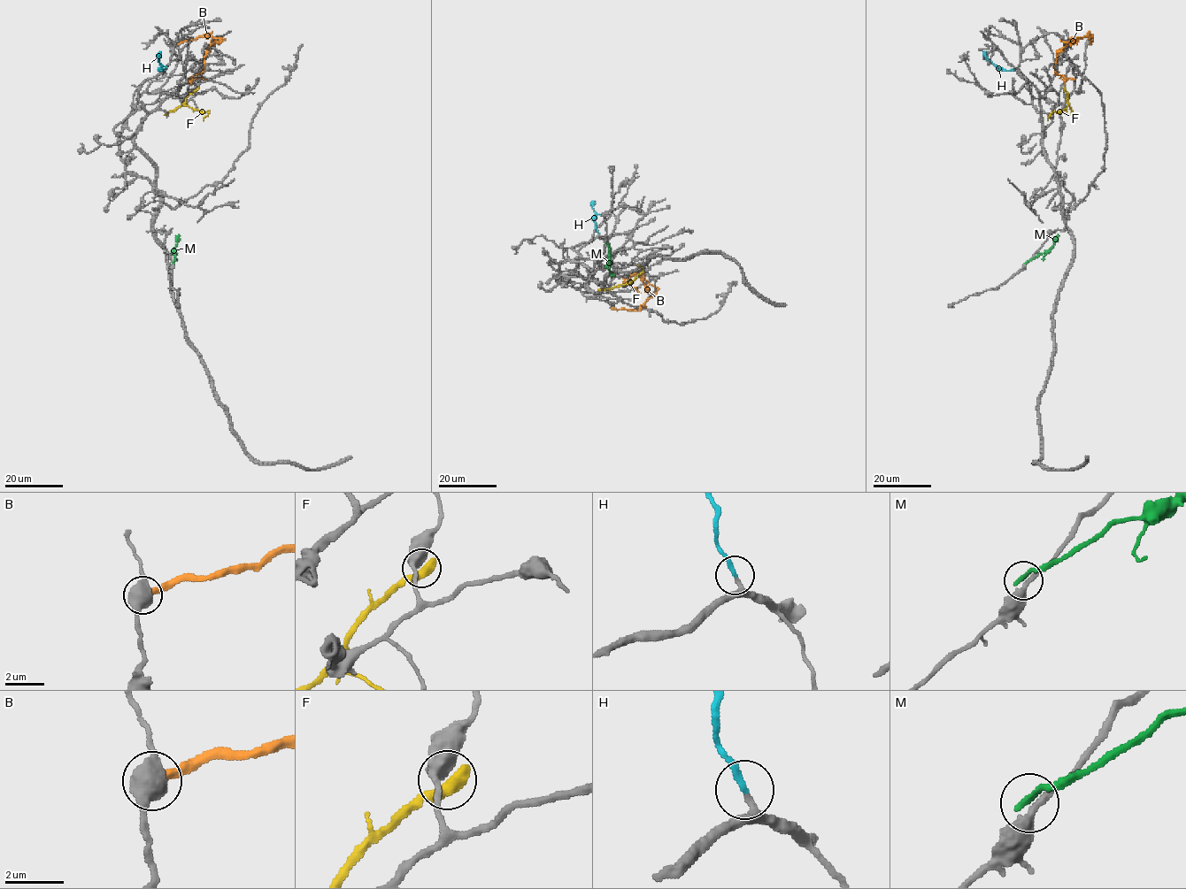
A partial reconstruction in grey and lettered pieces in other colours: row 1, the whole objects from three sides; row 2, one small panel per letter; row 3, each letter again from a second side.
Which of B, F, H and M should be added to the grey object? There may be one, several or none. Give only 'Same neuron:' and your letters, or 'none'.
Same neuron: H

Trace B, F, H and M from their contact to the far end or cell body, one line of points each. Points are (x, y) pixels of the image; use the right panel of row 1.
B: (1090, 43), (1092, 36), (1083, 36), (1068, 43), (1056, 57), (1054, 70), (1065, 78), (1075, 79)
F: (1064, 88), (1067, 103), (1065, 109), (1052, 111), (1047, 120)
H: (1015, 69), (998, 69), (988, 58), (986, 51)
M: (1026, 263), (1044, 253), (1058, 234)

